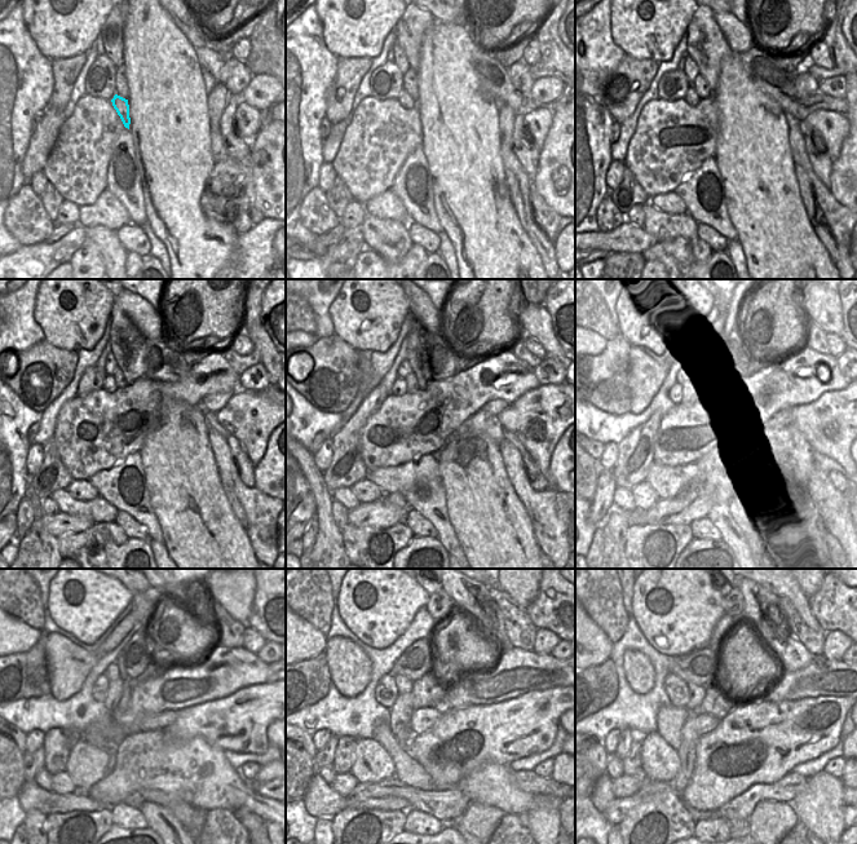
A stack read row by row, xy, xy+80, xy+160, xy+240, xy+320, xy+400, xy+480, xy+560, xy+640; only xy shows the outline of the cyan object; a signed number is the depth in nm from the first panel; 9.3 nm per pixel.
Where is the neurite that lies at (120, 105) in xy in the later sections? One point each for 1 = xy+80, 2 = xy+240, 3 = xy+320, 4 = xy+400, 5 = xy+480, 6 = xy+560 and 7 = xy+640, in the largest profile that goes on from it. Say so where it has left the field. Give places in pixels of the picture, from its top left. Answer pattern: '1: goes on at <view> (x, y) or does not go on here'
1: goes on at xy+80 (403, 98)
2: goes on at xy+240 (109, 384)
3: goes on at xy+320 (394, 385)
4: goes on at xy+400 (680, 393)
5: goes on at xy+480 (100, 689)
6: goes on at xy+560 (387, 692)
7: goes on at xy+640 (676, 689)

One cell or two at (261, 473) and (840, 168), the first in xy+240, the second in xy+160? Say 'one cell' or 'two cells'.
one cell

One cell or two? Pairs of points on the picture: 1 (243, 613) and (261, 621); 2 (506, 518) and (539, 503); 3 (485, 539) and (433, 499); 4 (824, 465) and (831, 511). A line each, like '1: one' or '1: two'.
1: two
2: two
3: two
4: two

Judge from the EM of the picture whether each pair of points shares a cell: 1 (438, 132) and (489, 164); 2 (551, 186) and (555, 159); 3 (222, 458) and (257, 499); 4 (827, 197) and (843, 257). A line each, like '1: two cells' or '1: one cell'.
1: one cell
2: one cell
3: one cell
4: one cell

